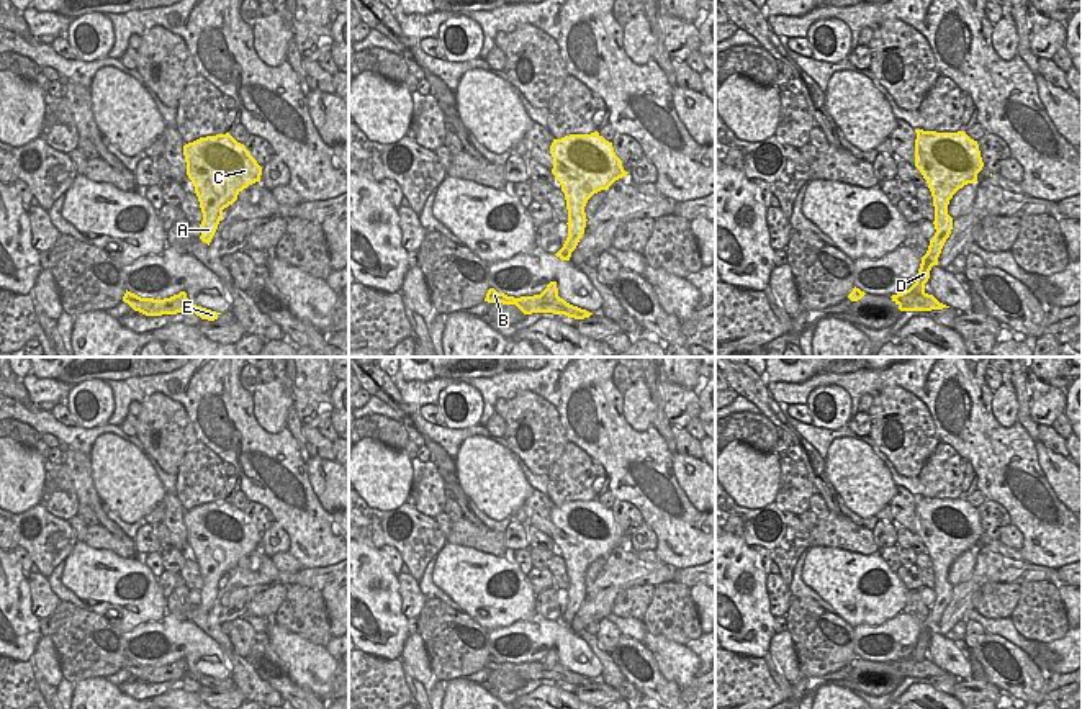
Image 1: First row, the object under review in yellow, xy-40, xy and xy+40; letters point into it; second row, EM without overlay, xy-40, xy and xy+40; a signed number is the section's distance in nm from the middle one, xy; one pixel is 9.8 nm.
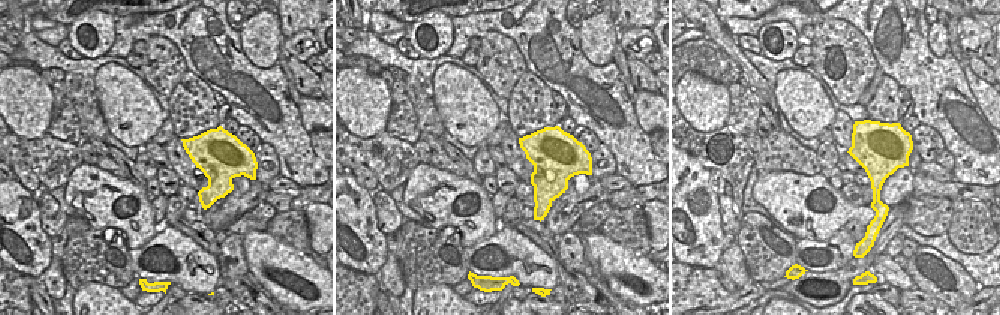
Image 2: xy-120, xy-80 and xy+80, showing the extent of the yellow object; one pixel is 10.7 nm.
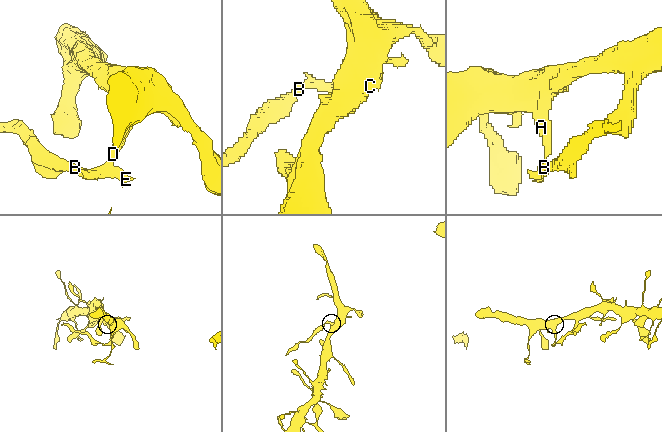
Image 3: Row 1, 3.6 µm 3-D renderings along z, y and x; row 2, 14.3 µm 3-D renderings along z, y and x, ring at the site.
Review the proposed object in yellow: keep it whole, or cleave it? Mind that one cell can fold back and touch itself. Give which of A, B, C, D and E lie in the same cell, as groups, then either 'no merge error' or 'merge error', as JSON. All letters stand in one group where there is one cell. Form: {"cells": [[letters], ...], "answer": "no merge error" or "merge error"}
{"cells": [["A", "C"], ["B", "D", "E"]], "answer": "merge error"}

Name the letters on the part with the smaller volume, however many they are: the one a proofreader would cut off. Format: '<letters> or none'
B, D, E

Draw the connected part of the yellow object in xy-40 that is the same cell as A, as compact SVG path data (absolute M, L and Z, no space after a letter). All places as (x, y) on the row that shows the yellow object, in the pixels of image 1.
M229 133L188 142L183 146L183 156L203 213L200 237L210 246L223 210L232 205L244 188L260 182L262 167Z

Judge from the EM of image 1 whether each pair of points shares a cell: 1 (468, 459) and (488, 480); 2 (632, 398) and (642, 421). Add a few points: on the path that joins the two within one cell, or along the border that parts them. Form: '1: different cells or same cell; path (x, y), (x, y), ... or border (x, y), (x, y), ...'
1: same cell; path (473, 464), (485, 475)
2: same cell; path (637, 403), (640, 416)

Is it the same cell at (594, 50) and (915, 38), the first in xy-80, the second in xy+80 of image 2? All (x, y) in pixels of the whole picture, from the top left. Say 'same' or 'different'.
different

